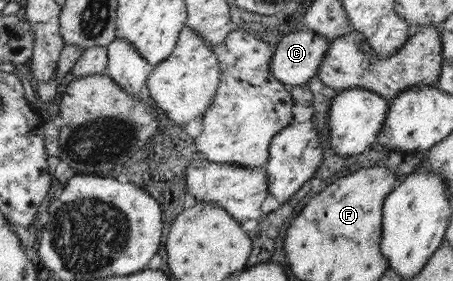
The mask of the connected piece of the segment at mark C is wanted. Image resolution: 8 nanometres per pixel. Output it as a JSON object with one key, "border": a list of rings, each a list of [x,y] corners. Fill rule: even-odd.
{"border":[[[307,29],[283,31],[274,43],[272,58],[268,63],[269,70],[287,88],[293,89],[306,84],[313,75],[317,75],[329,43],[326,38],[320,37],[320,35],[316,35],[316,33],[312,33]]]}

